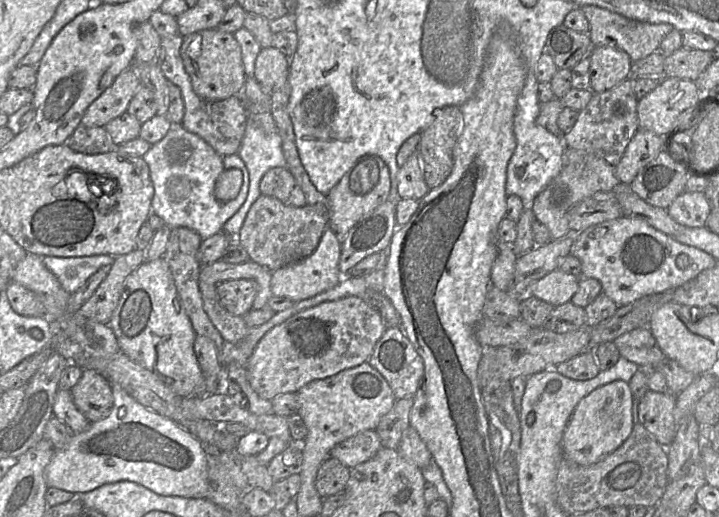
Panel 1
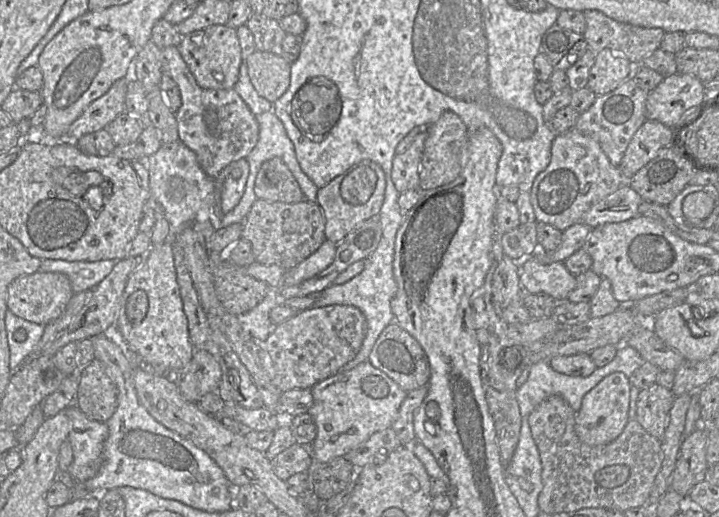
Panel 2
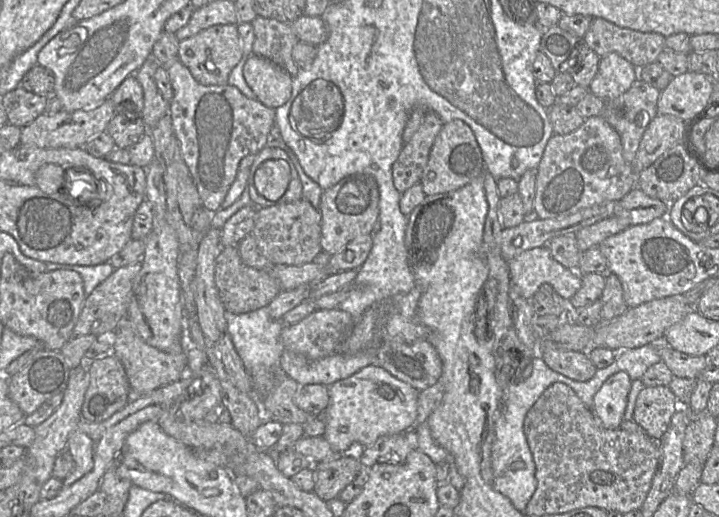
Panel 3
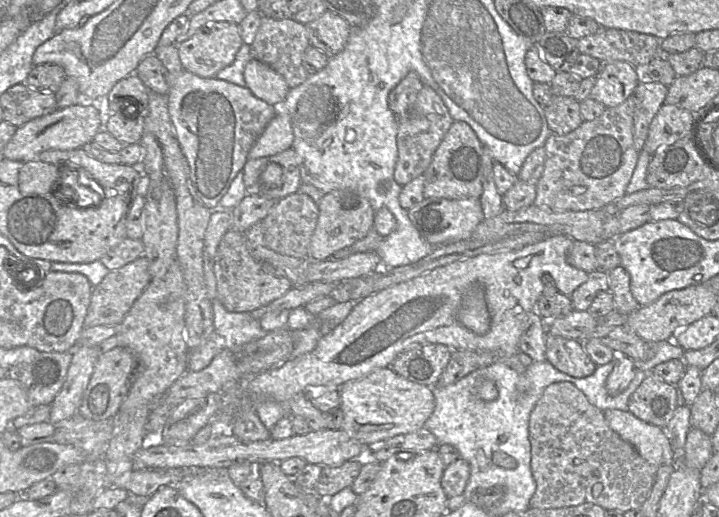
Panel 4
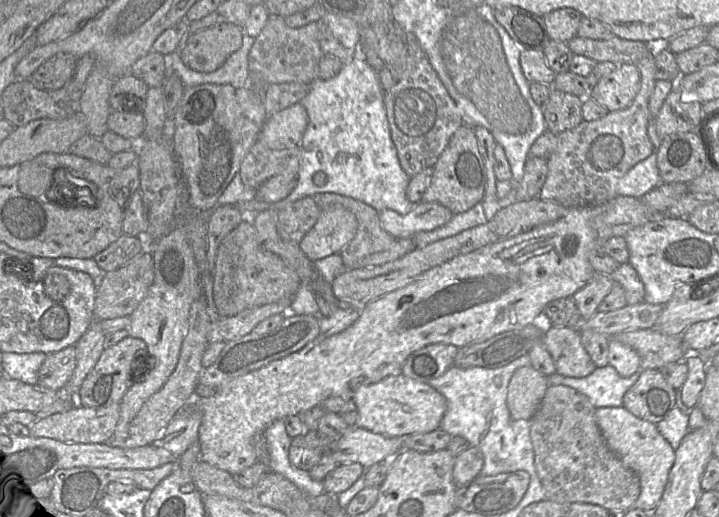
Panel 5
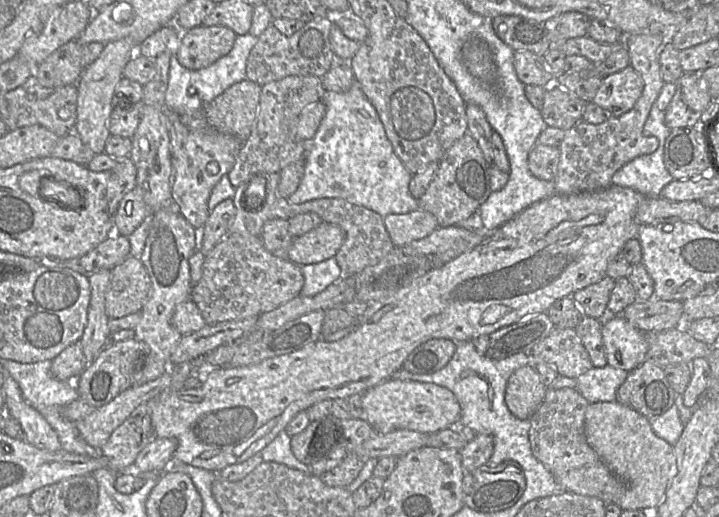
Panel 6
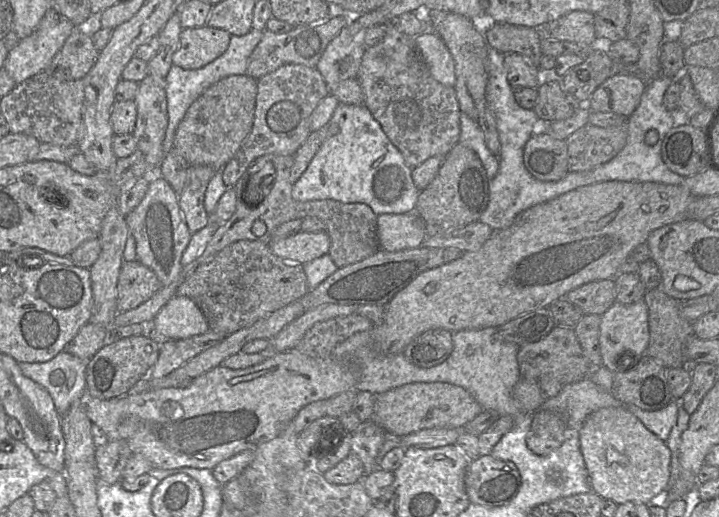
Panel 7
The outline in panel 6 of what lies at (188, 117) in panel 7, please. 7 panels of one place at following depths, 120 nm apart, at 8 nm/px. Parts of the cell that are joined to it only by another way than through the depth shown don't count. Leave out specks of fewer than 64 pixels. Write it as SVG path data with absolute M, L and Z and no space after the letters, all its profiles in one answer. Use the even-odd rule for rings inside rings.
M245 79L204 106L208 123L215 130L246 141L256 123L262 87Z

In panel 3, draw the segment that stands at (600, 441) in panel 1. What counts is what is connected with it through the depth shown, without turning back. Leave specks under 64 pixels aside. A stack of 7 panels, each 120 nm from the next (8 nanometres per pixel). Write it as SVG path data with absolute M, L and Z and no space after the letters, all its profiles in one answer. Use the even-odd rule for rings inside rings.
M619 371L608 377L595 394L592 411L604 427L620 428L631 386L630 376Z

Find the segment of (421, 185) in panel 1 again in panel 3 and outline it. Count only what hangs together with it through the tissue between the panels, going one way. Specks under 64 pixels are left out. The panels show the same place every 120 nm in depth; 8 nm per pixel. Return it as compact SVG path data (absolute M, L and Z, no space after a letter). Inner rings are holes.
M426 111L417 131L403 144L392 166L393 184L401 194L420 182L431 147L443 124L435 112Z

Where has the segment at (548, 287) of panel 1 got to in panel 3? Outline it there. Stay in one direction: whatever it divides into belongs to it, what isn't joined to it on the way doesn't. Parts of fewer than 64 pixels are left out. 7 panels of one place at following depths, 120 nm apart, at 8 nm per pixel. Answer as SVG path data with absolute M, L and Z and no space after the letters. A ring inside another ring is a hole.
M547 246L525 250L508 261L511 283L530 300L543 284L550 284L565 300L582 286L582 275L555 260Z

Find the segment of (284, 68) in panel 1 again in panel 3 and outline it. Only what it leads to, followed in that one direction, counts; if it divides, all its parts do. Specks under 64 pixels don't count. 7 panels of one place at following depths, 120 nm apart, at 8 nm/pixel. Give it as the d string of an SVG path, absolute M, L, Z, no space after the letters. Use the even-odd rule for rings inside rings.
M249 56L243 74L257 100L266 107L276 109L290 99L293 77L269 59Z

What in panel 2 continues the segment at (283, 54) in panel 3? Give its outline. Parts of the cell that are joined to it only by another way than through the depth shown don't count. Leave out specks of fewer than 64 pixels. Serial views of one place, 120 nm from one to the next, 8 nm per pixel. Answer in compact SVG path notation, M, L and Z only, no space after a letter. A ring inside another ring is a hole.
M253 13L246 26L254 35L256 50L282 55L282 41L287 33L277 20Z

